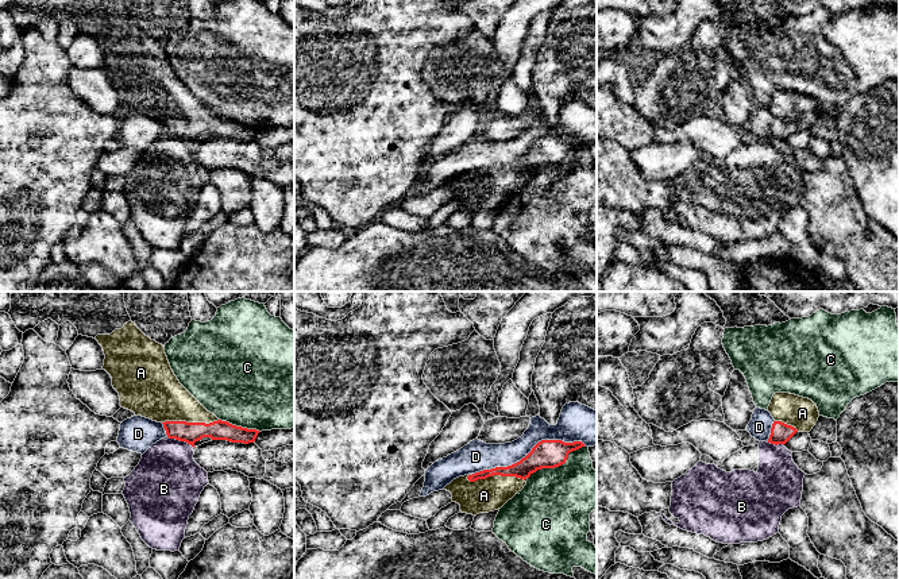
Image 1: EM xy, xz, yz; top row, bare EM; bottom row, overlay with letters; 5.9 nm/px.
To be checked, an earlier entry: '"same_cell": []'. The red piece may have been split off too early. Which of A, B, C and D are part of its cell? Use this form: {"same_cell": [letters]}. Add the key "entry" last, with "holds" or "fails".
{"same_cell": ["A"], "entry": "fails"}

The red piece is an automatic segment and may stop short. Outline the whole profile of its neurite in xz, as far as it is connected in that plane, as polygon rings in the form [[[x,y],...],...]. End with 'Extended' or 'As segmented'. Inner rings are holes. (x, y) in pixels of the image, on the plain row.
[[[541,138],[520,159],[508,165],[495,165],[454,177],[444,188],[452,192],[452,200],[460,202],[460,209],[476,213],[501,206],[526,182],[525,177],[541,166],[555,166],[566,161],[568,151],[586,144],[582,139]]]. Extended

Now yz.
[[[775,90],[768,109],[773,115],[768,140],[786,142],[796,130],[810,130],[818,119],[817,103],[790,90]]]. Extended

